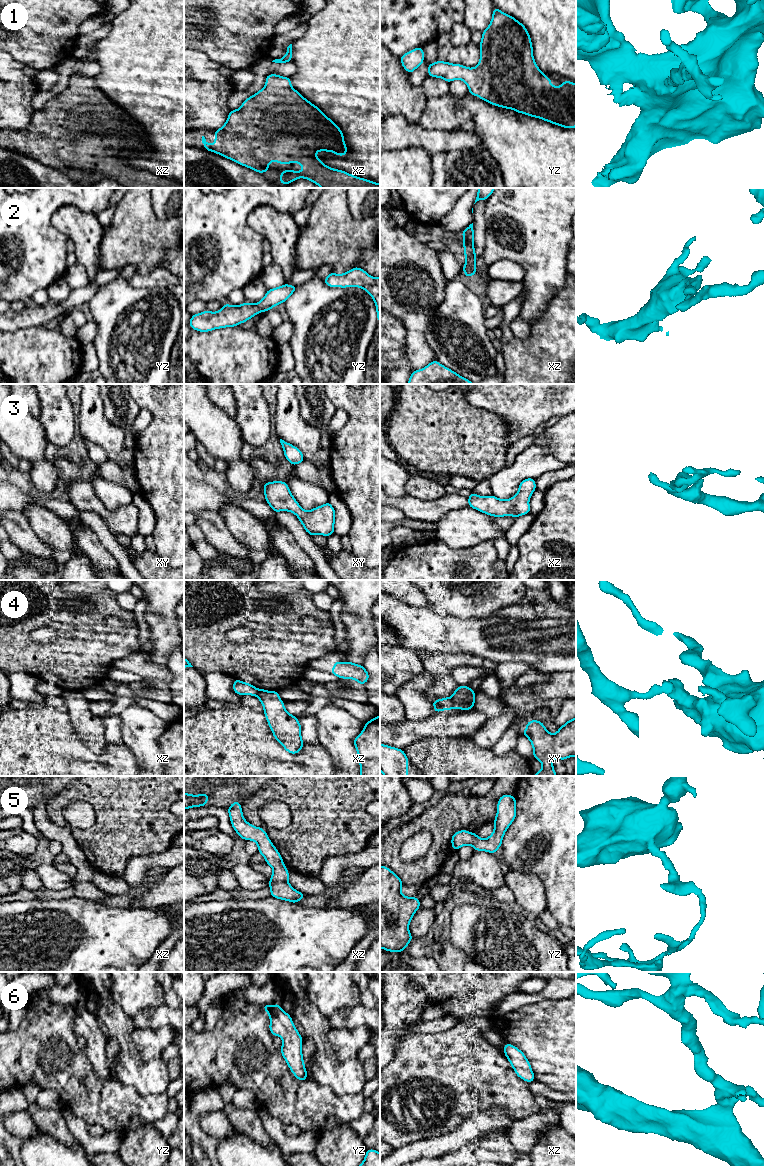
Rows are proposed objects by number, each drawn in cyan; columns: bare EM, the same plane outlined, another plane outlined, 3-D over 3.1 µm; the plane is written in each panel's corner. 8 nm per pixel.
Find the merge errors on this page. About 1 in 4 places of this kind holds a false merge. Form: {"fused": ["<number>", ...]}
{"fused": ["4"]}

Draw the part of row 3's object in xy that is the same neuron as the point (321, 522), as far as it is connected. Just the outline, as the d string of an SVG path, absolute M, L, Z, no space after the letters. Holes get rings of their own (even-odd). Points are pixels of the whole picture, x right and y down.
M265 482L263 489L265 501L275 513L289 511L295 514L305 531L312 537L316 534L321 534L327 538L331 534L335 534L334 523L336 512L330 502L315 507L310 511L305 511L291 494L286 482Z

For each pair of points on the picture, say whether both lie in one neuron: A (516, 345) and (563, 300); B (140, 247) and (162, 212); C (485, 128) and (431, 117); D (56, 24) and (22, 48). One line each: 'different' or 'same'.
A: same
B: different
C: different
D: same

